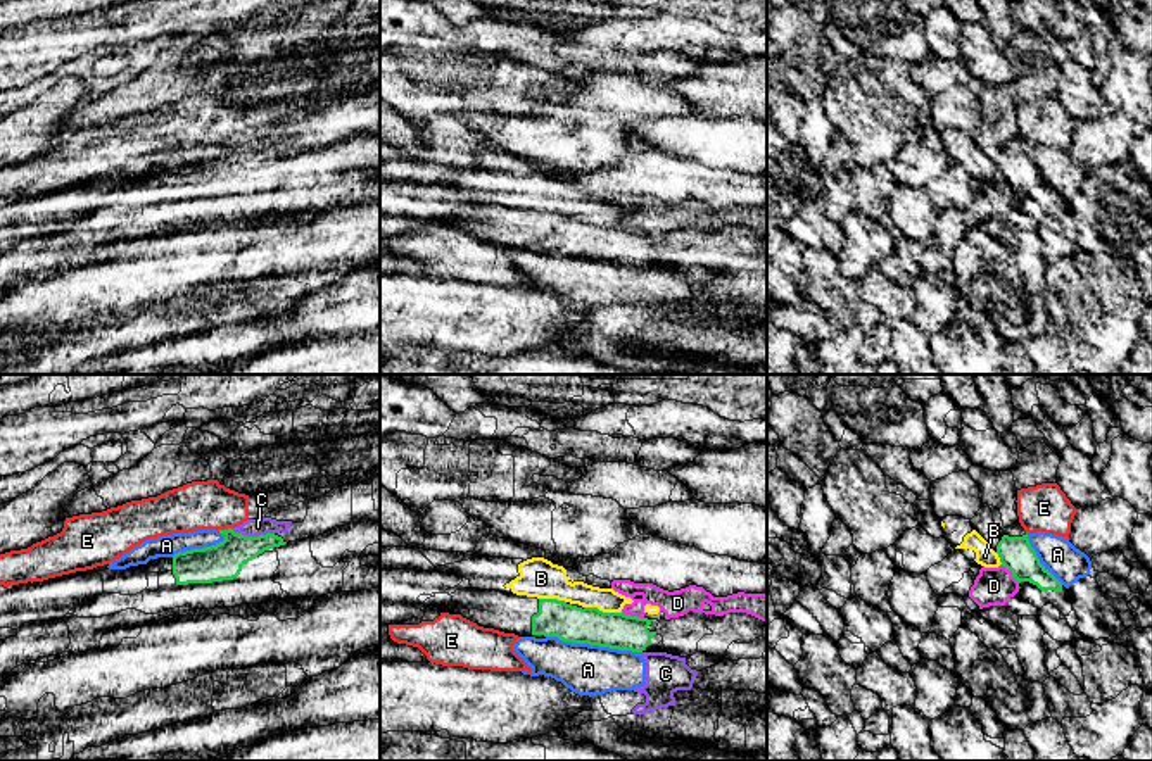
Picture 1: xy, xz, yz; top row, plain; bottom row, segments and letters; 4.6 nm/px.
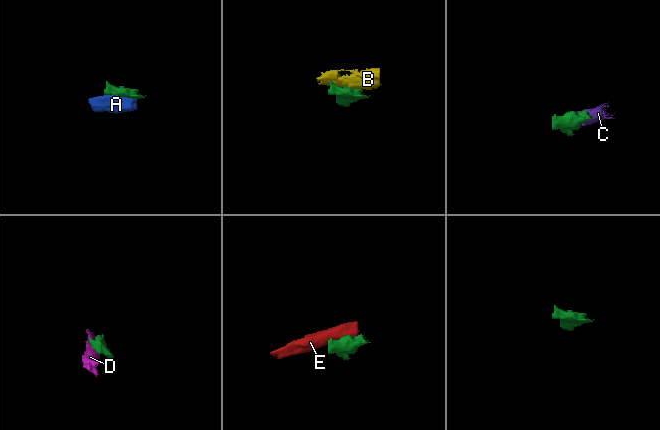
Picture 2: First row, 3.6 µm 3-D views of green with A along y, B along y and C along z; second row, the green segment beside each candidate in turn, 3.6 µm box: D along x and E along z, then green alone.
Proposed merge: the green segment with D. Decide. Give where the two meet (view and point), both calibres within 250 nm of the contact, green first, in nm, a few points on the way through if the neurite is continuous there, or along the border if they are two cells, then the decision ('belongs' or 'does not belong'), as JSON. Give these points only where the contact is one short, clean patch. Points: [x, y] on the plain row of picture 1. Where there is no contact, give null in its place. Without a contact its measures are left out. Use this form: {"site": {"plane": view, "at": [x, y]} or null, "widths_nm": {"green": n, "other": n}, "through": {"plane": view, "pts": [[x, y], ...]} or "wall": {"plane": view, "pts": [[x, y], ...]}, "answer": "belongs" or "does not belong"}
{"site": {"plane": "xz", "at": [632, 230]}, "widths_nm": {"green": 170, "other": 120}, "answer": "does not belong"}

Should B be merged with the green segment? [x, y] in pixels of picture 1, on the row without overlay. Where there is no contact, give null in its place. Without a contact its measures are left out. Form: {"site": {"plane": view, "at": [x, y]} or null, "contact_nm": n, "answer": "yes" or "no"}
{"site": {"plane": "xz", "at": [601, 225]}, "contact_nm": 180, "answer": "no"}

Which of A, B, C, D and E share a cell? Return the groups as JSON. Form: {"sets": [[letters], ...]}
{"sets": [["A", "C"], ["B"], ["D"], ["E"]]}

